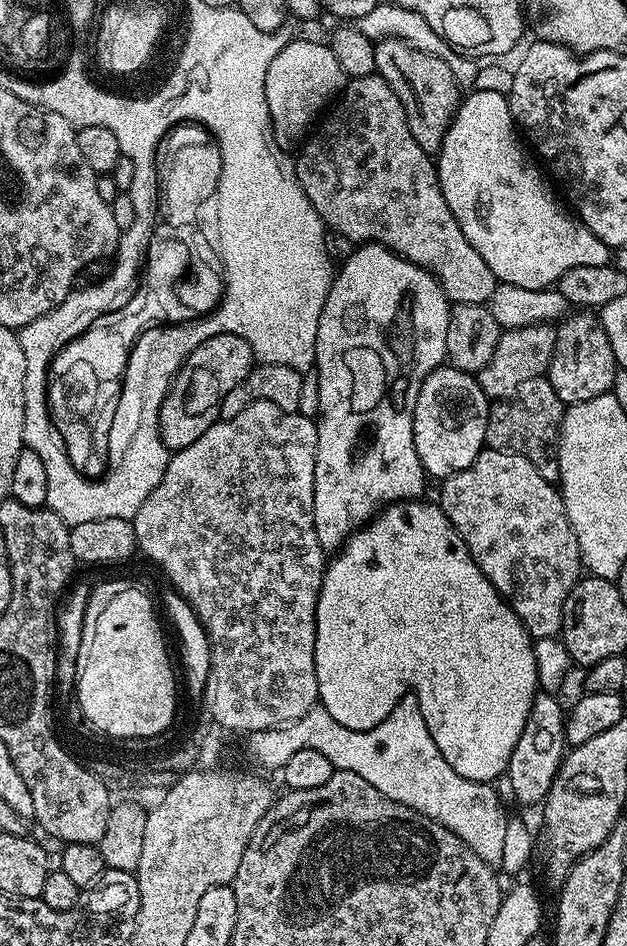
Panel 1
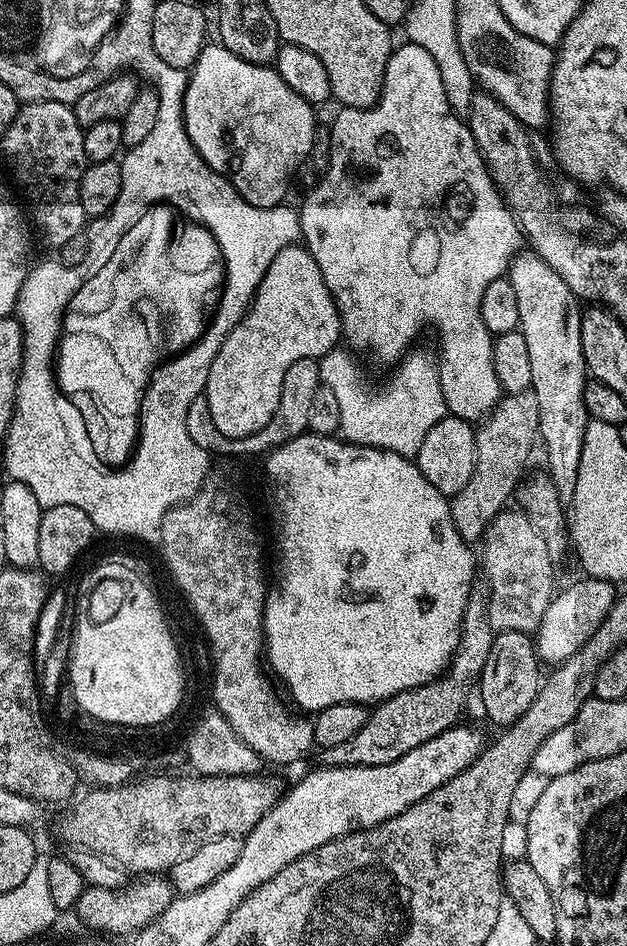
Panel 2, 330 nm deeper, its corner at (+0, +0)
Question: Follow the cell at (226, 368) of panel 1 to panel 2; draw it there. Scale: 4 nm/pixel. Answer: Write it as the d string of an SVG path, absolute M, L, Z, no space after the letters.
M299 243L283 248L278 258L270 262L270 270L266 270L262 282L256 287L256 295L252 297L248 311L238 326L226 334L218 354L214 354L214 362L210 362L210 374L203 396L208 399L214 426L218 426L218 430L222 430L222 434L232 440L246 438L262 430L262 426L266 426L266 422L270 422L278 410L282 398L282 382L286 382L286 370L290 370L290 366L302 358L319 361L331 348L337 347L341 340L340 315L330 290L326 290L326 278L322 278L318 262L314 262L307 248Z

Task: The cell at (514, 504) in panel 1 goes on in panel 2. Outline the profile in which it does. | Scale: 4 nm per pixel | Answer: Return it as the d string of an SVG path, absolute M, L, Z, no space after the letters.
M505 510L496 515L490 526L484 531L482 541L484 549L478 552L478 564L484 567L484 576L488 579L488 617L490 626L496 632L526 632L535 633L542 622L542 614L546 614L546 606L554 595L552 588L552 568L554 561L550 558L550 550L546 550L546 542L530 526L528 519L519 510Z

